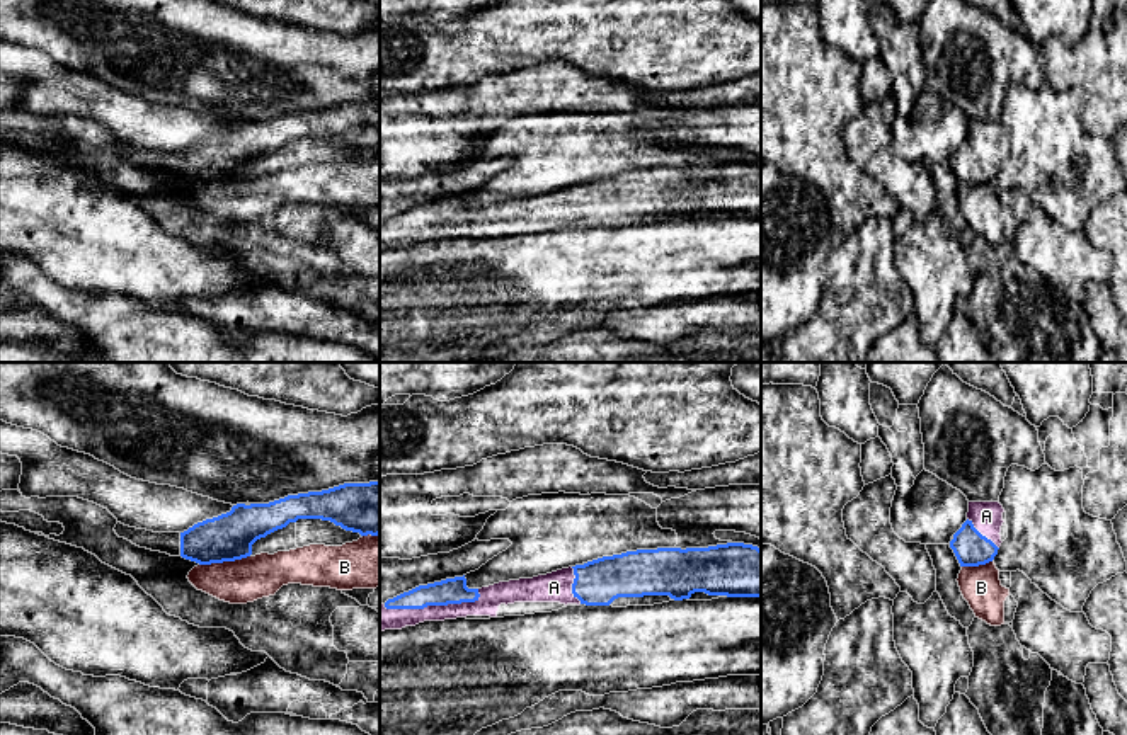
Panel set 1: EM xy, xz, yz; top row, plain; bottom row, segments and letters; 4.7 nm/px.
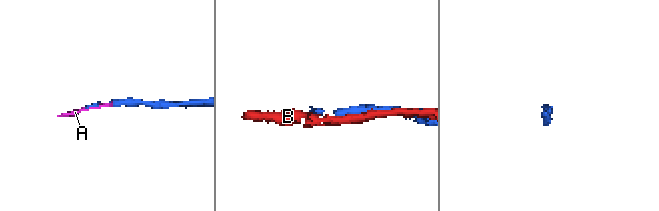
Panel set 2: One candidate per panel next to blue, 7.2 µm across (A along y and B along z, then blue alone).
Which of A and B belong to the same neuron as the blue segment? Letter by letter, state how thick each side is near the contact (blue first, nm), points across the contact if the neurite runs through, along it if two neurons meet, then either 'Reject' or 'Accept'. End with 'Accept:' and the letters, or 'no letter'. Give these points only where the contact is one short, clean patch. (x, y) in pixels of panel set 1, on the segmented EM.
A: Thickness 130 nm (blue) against 120 nm. Accept
B: Thickness 220 nm (blue) against 220 nm. Reject
Accept: A

